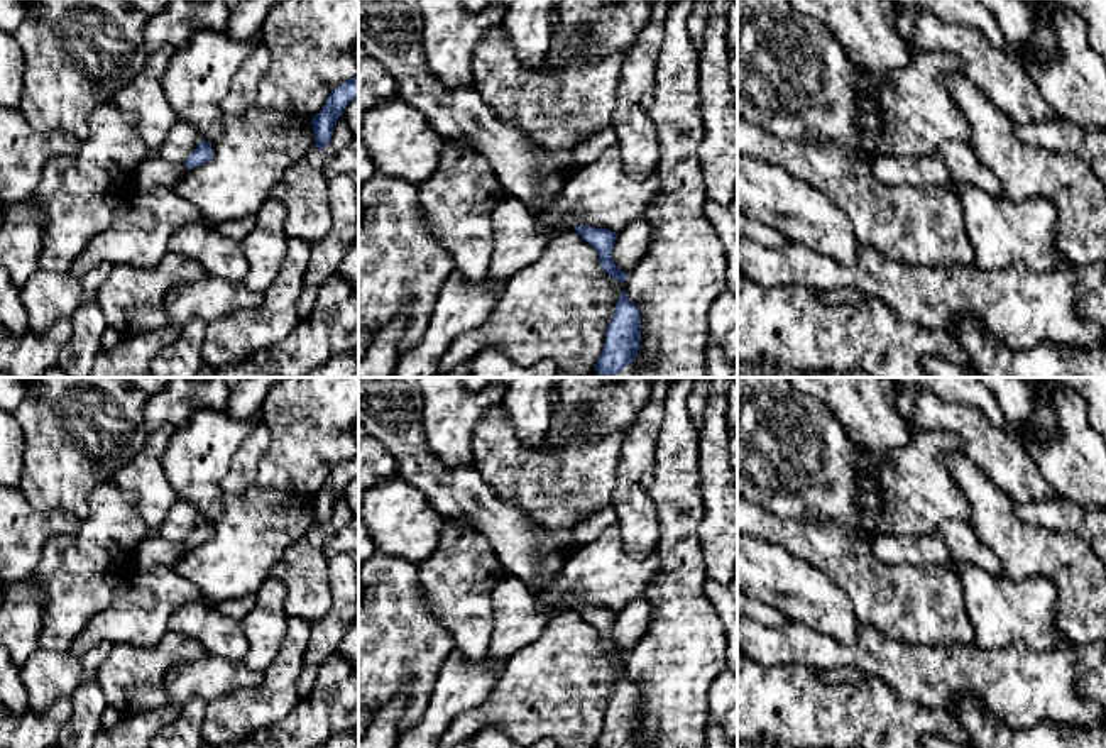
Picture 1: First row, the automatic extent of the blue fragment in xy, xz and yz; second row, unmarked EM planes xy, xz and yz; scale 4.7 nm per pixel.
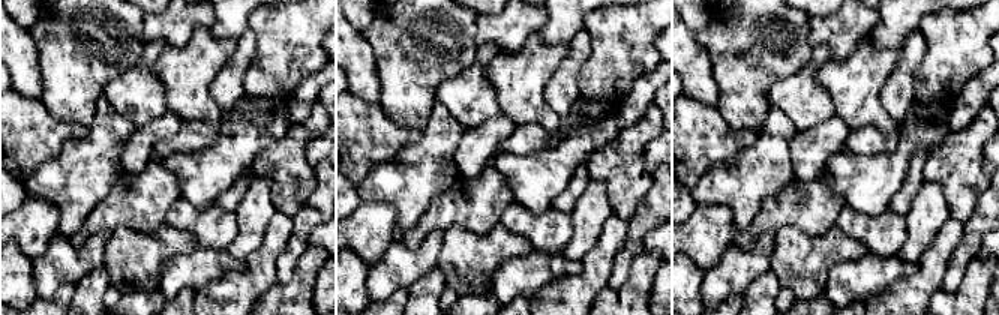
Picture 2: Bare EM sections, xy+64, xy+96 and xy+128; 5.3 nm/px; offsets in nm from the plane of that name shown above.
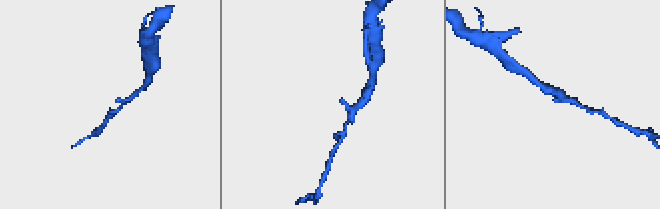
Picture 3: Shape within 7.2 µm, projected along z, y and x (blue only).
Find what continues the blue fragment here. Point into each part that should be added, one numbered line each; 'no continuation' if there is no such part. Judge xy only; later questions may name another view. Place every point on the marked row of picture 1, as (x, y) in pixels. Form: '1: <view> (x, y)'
1: xy (153, 171)

